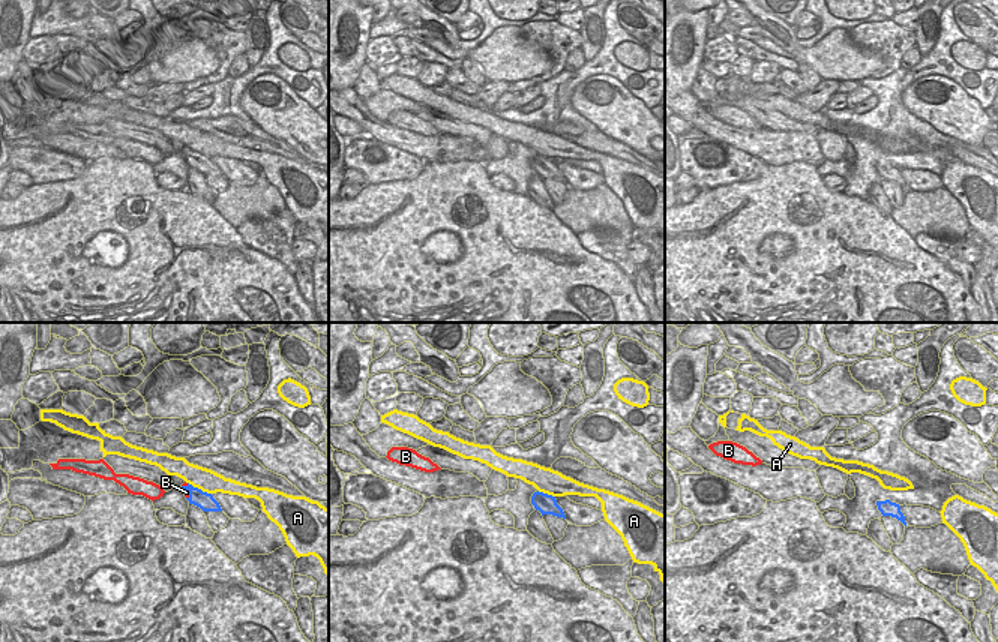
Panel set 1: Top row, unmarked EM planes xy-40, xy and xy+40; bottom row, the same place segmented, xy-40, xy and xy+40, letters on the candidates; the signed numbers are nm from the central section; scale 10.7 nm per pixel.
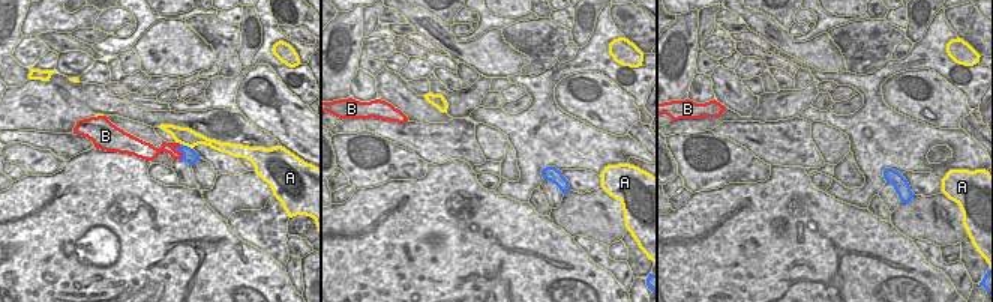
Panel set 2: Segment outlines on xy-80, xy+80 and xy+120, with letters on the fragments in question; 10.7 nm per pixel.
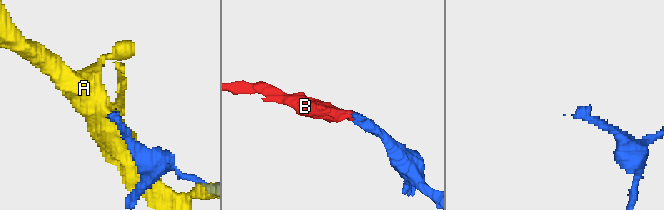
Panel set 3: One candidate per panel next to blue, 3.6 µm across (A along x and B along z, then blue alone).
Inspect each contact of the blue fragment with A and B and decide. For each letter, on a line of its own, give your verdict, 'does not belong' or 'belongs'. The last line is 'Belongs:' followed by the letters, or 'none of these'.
A: does not belong
B: does not belong
Belongs: none of these

